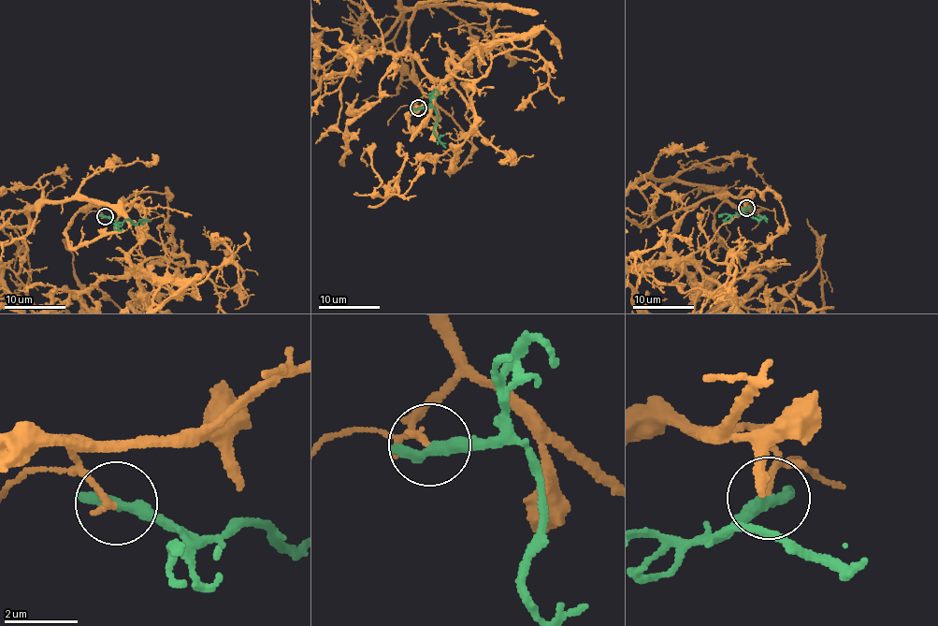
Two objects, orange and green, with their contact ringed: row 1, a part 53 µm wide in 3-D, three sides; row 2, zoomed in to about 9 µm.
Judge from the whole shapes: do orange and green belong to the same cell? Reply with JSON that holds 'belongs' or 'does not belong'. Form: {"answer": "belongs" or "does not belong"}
{"answer": "does not belong"}

